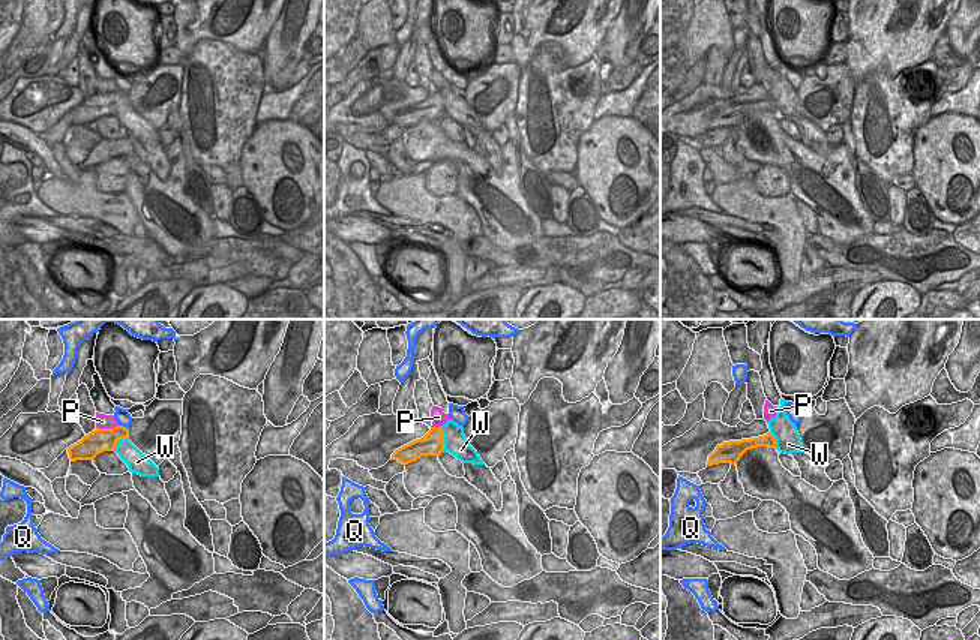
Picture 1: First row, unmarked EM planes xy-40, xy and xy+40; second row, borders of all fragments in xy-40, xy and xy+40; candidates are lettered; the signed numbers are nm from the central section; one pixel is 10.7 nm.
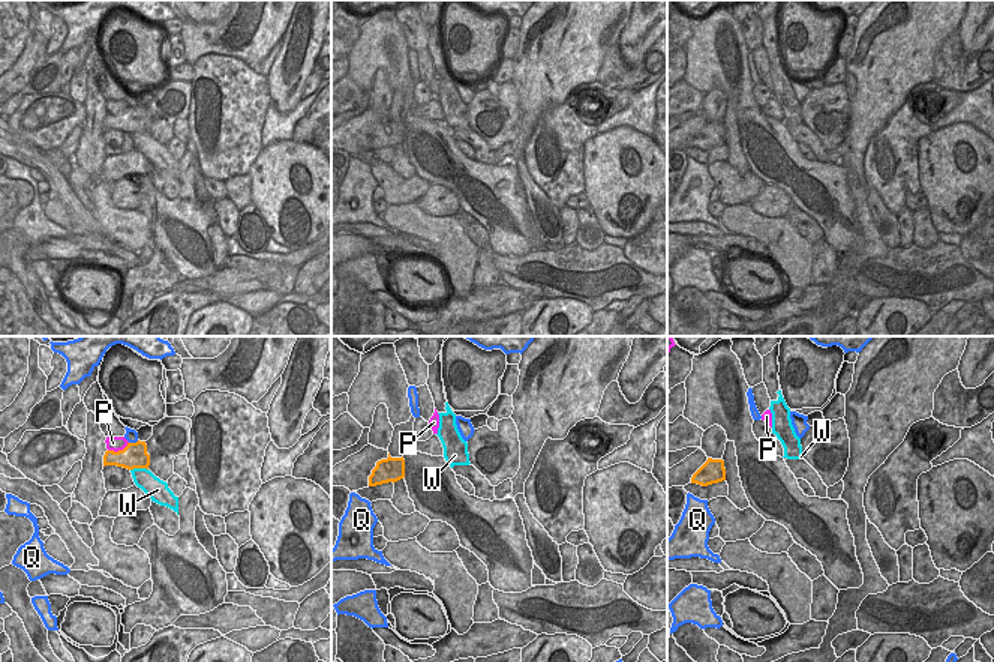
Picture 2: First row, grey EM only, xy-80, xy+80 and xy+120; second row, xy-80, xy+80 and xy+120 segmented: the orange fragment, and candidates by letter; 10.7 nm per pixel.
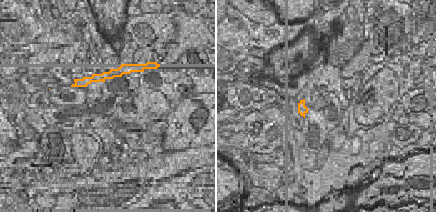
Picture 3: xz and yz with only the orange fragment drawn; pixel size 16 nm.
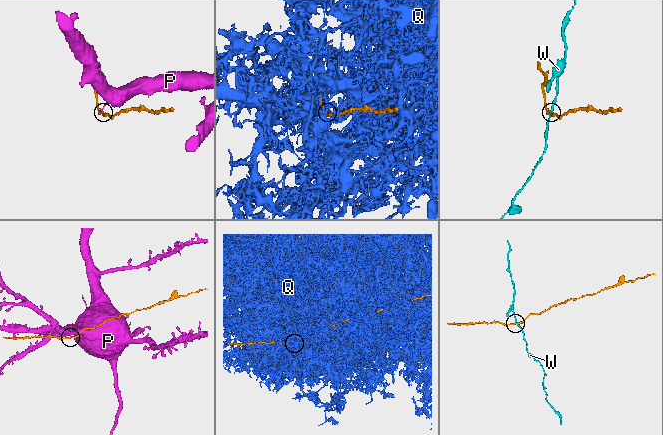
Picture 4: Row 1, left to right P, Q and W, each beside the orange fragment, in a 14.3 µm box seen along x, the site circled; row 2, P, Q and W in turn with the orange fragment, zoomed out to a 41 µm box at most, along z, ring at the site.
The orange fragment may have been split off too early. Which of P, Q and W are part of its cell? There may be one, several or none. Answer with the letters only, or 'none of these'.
none of these

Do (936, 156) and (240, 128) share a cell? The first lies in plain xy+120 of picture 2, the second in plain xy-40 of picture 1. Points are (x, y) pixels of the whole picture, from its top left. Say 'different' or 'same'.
different

